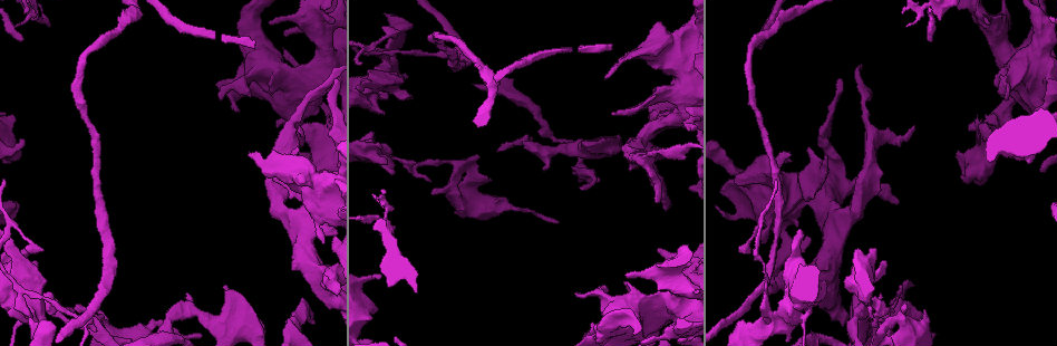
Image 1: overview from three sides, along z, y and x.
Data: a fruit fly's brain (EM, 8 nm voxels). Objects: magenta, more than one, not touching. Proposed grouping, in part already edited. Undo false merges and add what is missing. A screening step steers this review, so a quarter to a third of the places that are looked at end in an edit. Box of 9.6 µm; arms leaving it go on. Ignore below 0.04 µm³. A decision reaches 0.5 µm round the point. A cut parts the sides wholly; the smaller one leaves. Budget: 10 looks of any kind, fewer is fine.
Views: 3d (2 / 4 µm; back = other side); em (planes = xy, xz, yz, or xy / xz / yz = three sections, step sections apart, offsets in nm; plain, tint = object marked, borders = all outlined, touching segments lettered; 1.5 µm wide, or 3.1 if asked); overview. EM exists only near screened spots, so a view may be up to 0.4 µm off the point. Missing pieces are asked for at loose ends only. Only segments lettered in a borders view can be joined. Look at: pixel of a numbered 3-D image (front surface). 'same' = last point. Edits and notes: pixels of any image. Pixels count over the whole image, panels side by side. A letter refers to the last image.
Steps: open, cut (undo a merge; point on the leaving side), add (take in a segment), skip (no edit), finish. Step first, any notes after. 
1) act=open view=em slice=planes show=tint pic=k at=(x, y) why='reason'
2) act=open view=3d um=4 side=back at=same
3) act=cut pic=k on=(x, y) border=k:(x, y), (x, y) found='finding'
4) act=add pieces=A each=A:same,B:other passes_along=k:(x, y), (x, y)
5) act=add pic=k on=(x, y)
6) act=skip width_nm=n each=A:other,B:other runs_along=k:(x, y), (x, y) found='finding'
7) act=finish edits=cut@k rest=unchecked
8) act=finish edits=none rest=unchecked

act=open view=em slice=planes show=borders pic=1 at=(668, 205) why='free end'

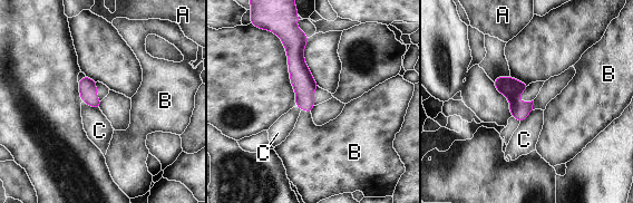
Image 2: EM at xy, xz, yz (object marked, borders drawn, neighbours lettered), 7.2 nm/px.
act=add pieces=B each=A:other,B:same,C:other passes_along=2:(301, 78), (305, 110), (308, 145) found='the neuron continues'

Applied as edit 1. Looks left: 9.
act=open view=overview why='redraw'

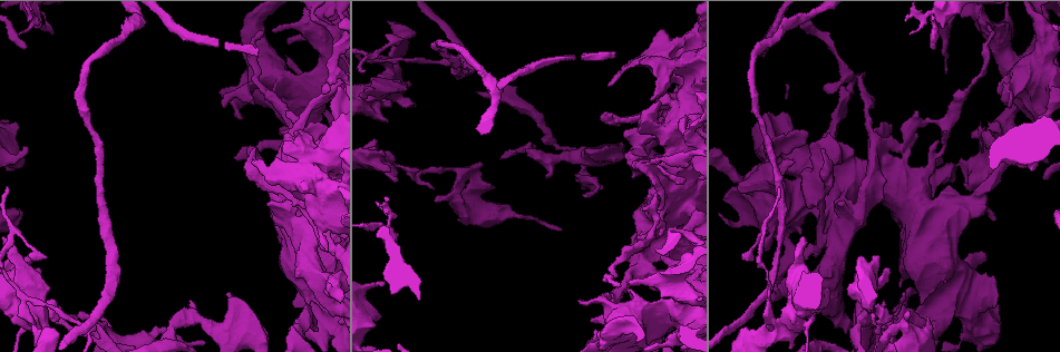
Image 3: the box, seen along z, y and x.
act=open view=3d um=4 pic=3 at=(548, 174) why='free end'

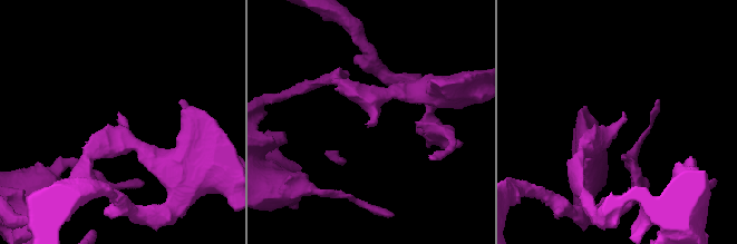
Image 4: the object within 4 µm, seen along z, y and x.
act=open view=em slice=planes show=plain pic=4 at=(367, 124)

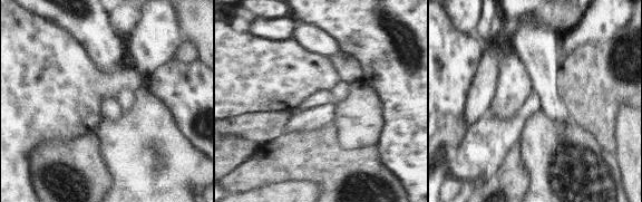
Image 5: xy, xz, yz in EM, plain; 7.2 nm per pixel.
act=open view=em slice=planes show=borders at=same why='what lies round it'

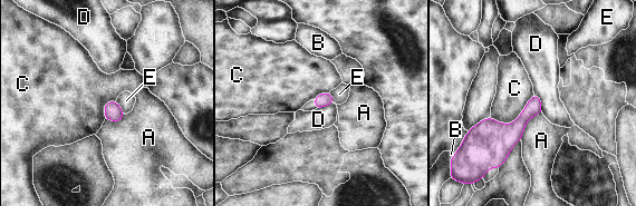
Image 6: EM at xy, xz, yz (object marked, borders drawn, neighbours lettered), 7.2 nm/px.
act=skip each=A:other,B:other,C:other,D:other,E:other border=6:(533, 92), (511, 123), (491, 117) found='no lettered segment goes on from it'

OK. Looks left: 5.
act=open view=em slice=planes show=borders pic=3 at=(56, 321) why='an open end'

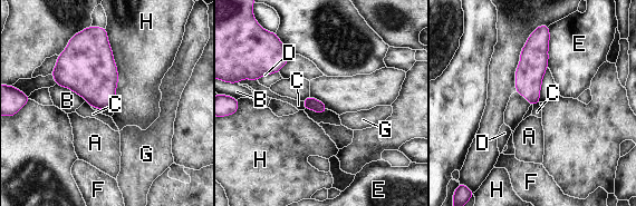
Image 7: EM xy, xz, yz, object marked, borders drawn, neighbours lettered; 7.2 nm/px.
act=skip each=A:other,B:other,C:other,D:other,E:other,F:other,G:other,H:other border=7:(105, 29), (117, 70), (113, 106) found='none of them fits'

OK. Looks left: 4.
act=finish edits=add@2 rest=unchecked

